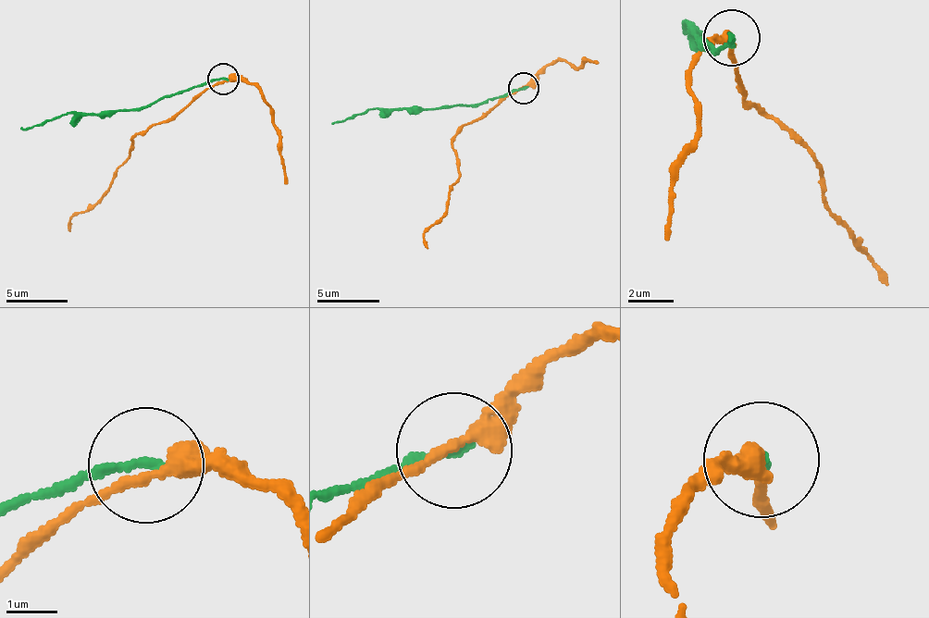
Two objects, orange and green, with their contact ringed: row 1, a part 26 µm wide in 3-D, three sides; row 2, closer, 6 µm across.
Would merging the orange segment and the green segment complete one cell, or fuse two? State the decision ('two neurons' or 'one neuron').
two neurons

